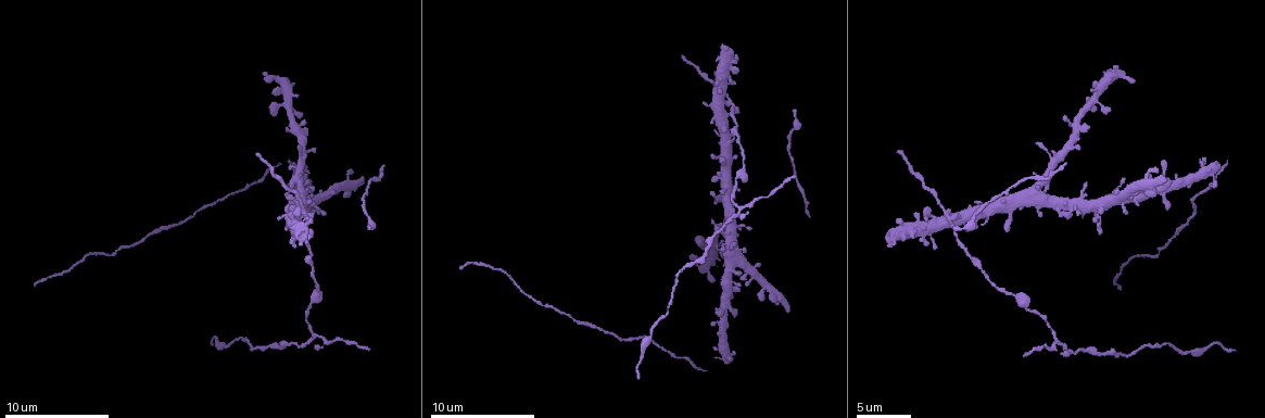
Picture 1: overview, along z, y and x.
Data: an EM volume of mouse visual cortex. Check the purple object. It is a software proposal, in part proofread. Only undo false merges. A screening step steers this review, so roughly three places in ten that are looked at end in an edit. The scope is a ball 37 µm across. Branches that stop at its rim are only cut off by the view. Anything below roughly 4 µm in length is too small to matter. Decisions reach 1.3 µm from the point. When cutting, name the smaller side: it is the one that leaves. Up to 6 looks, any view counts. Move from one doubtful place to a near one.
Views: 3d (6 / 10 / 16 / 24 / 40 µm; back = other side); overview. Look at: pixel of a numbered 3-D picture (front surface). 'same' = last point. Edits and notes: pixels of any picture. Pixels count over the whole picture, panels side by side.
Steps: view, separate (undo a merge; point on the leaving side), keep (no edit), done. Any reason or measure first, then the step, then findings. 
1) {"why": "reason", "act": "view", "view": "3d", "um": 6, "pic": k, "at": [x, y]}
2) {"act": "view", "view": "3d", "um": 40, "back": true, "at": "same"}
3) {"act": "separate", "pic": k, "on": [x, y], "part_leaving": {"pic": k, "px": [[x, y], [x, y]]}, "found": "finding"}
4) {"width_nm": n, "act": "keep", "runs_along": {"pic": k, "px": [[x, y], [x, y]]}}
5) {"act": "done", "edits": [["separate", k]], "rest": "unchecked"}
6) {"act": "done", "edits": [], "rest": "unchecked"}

{"why": "four-way junction", "act": "view", "view": "3d", "um": 6, "pic": 1, "at": [1059, 342]}

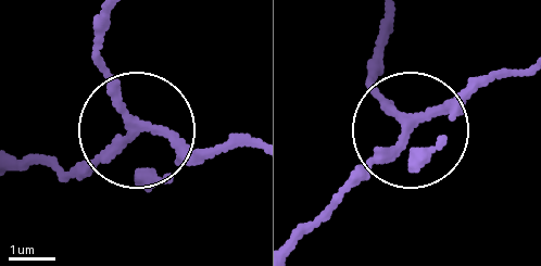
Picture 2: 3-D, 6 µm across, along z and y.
{"act": "keep", "runs_along": {"pic": 2, "px": [[107, 20], [99, 54], [122, 113], [168, 140], [223, 148]]}, "found": "one neuron here"}

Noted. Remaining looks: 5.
{"act": "view", "view": "3d", "um": 16, "pic": 1, "at": [1137, 201]}

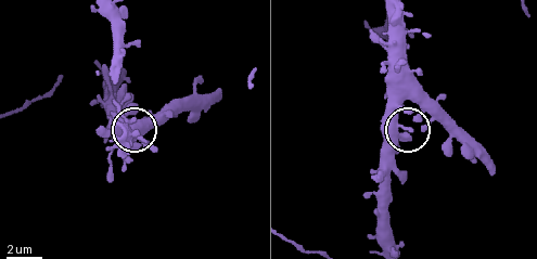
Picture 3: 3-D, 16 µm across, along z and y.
{"act": "view", "view": "3d", "um": 6, "pic": 3, "at": [402, 126]}

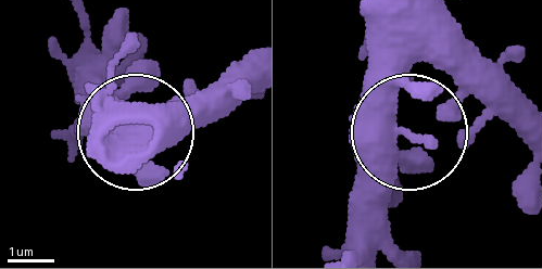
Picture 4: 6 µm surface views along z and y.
{"side_arm_um": 5, "act": "keep", "found": "one neuron here"}

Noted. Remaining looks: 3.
{"act": "view", "view": "3d", "um": 6, "pic": 1, "at": [308, 203]}

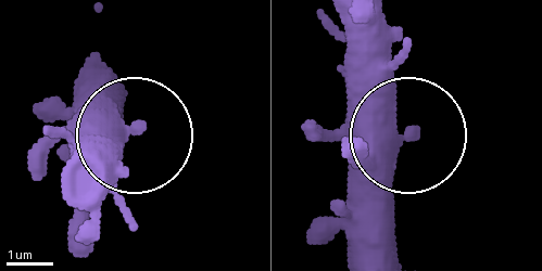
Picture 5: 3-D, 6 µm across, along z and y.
{"width_nm": 600, "act": "keep", "runs_along": {"pic": 5, "px": [[387, 252], [387, 170], [406, 136], [387, 77], [394, 34]]}, "found": "one neuron here"}

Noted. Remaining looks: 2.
{"act": "done", "edits": [], "rest": "unchecked"}

